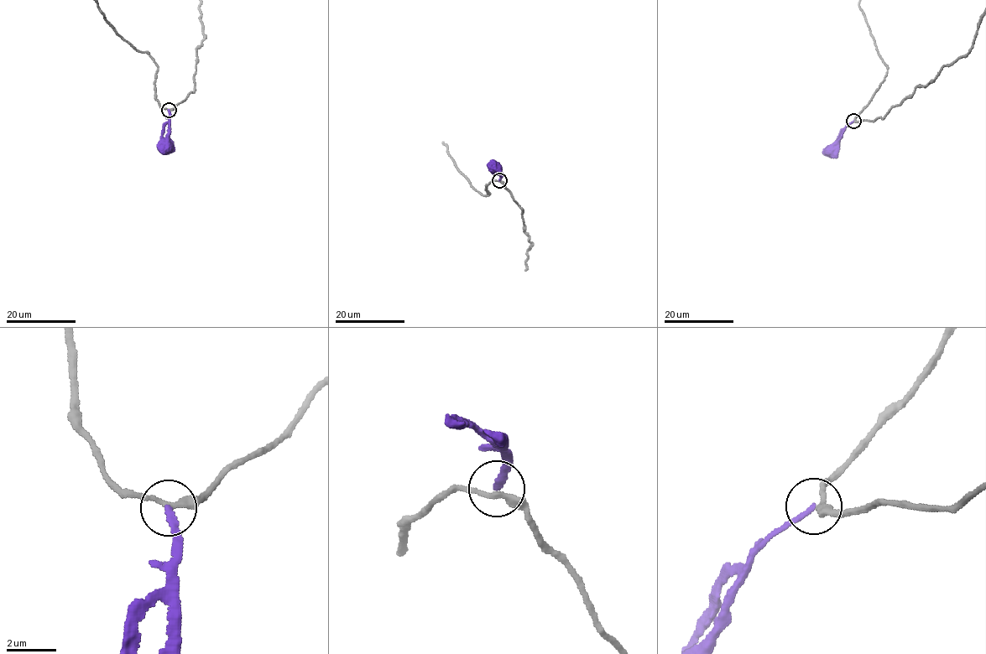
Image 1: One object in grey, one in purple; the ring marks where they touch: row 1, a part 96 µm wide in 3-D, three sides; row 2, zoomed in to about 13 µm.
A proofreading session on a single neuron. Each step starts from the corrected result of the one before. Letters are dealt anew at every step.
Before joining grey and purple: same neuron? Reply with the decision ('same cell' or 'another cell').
another cell

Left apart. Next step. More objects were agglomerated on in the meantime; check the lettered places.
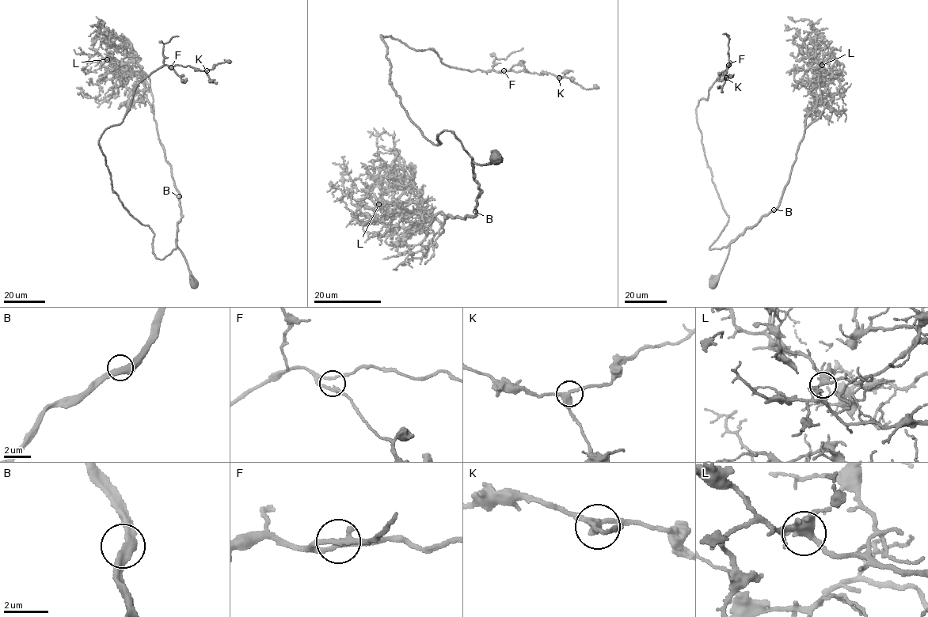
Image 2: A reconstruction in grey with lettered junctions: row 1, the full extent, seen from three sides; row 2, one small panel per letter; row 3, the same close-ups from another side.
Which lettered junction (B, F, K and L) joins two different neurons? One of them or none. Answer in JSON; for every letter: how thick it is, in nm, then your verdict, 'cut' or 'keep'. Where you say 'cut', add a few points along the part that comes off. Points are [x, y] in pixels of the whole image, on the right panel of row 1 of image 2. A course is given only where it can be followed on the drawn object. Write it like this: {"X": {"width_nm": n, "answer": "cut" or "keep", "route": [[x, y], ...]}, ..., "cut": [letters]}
{"B": {"width_nm": 400, "answer": "keep"}, "F": {"width_nm": 240, "answer": "keep"}, "K": {"width_nm": 320, "answer": "keep"}, "L": {"width_nm": 360, "answer": "keep"}, "cut": []}

